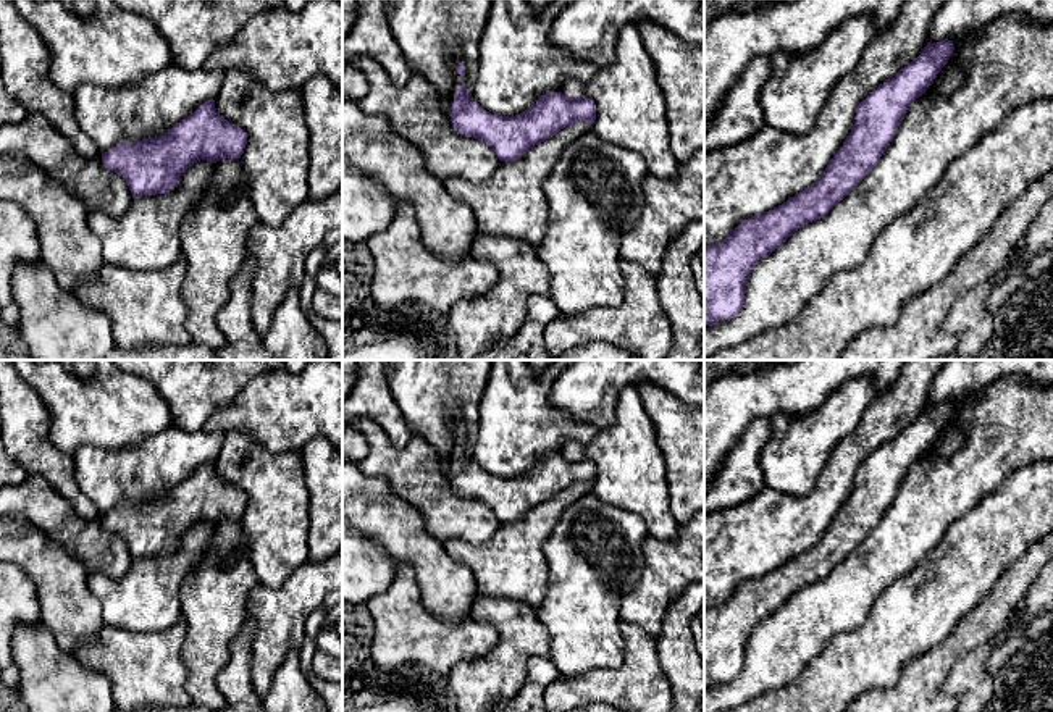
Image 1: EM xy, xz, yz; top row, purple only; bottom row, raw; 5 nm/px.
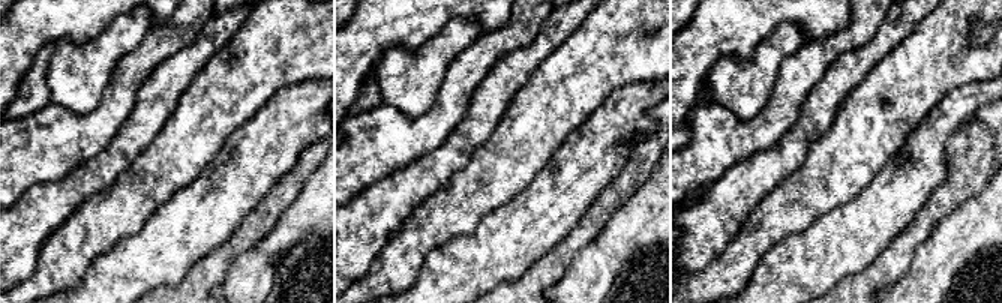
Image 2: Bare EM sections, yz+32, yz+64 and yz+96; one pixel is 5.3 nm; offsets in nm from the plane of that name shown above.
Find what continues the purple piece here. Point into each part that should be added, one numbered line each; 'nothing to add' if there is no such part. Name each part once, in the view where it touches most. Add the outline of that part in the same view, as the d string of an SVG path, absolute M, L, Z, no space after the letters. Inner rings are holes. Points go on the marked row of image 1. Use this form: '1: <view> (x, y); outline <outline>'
nothing to add

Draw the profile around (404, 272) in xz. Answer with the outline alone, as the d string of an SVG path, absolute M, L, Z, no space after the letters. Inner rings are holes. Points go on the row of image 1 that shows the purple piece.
M410 205L394 208L391 224L383 232L370 236L365 245L373 257L370 291L373 300L383 310L397 310L407 304L418 304L430 308L434 320L443 323L455 304L467 297L488 294L499 278L493 263L473 257L449 263L433 255L422 241L415 210Z

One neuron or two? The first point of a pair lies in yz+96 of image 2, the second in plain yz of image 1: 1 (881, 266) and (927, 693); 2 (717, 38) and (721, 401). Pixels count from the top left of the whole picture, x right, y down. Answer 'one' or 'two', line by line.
1: one
2: one

